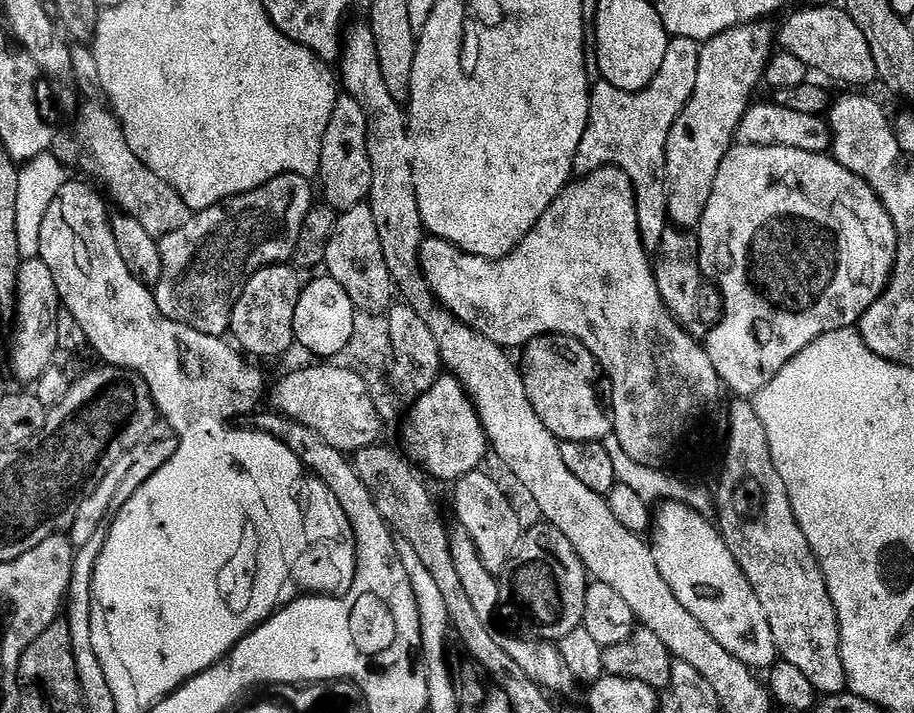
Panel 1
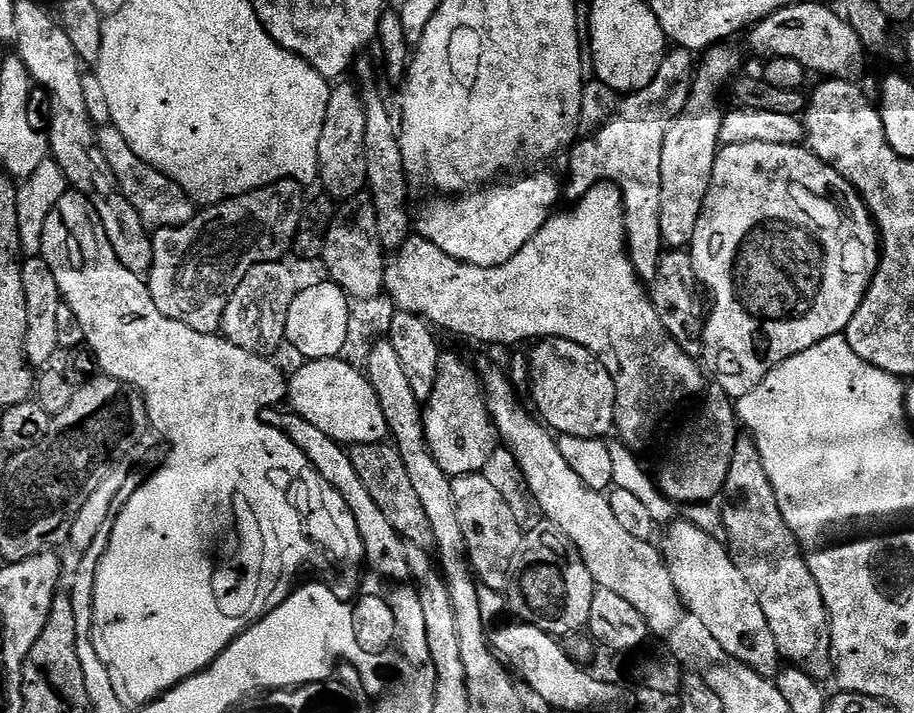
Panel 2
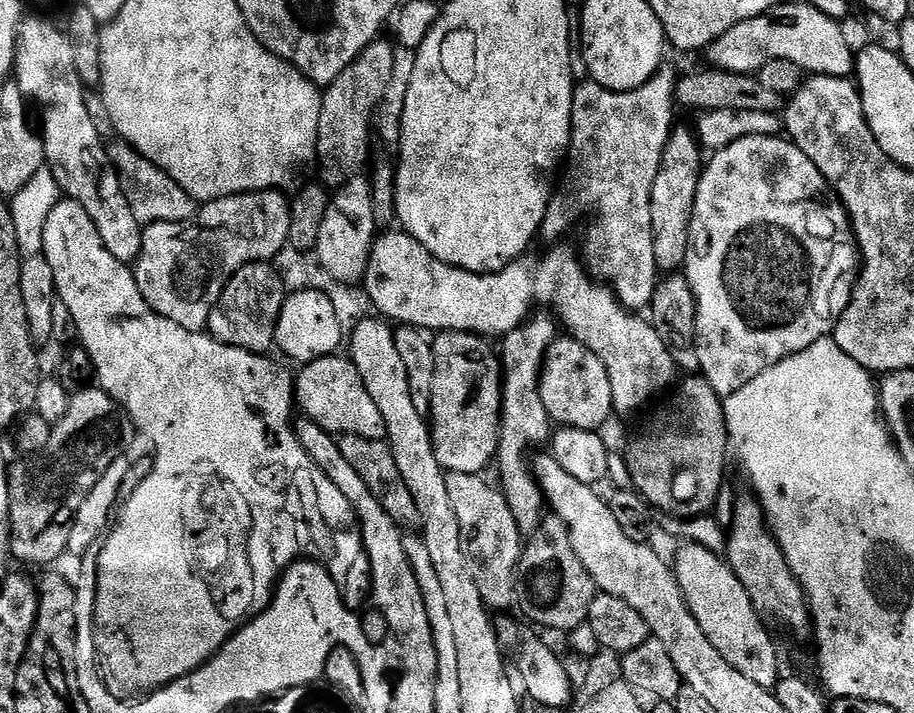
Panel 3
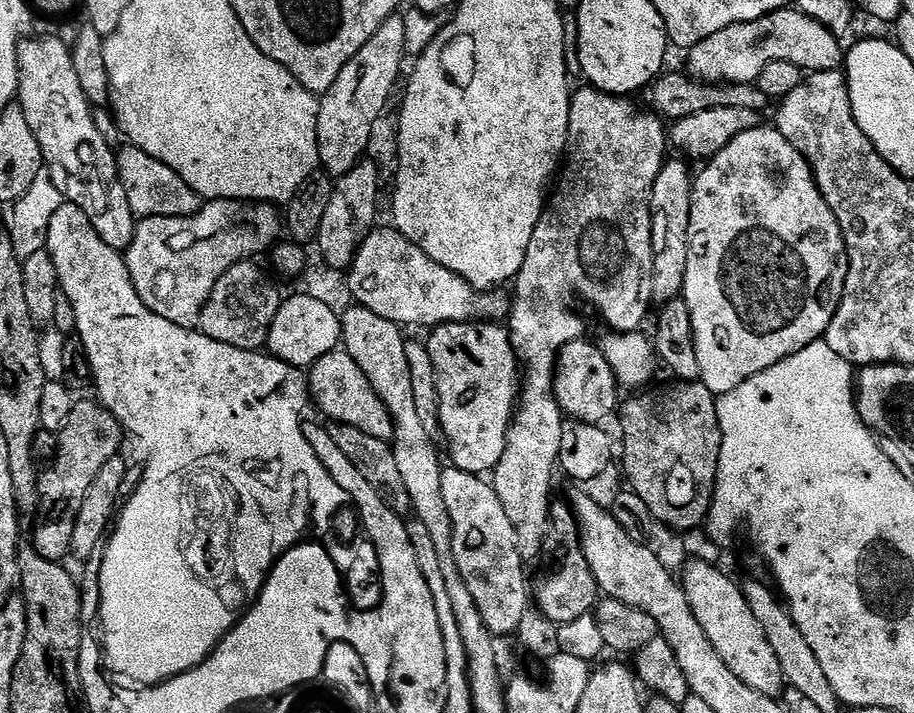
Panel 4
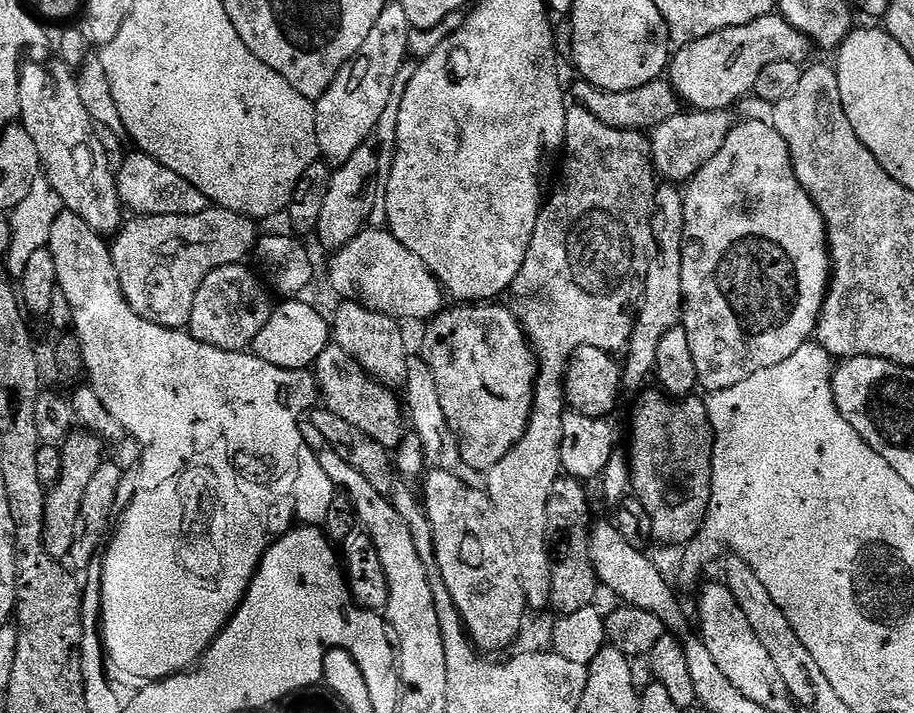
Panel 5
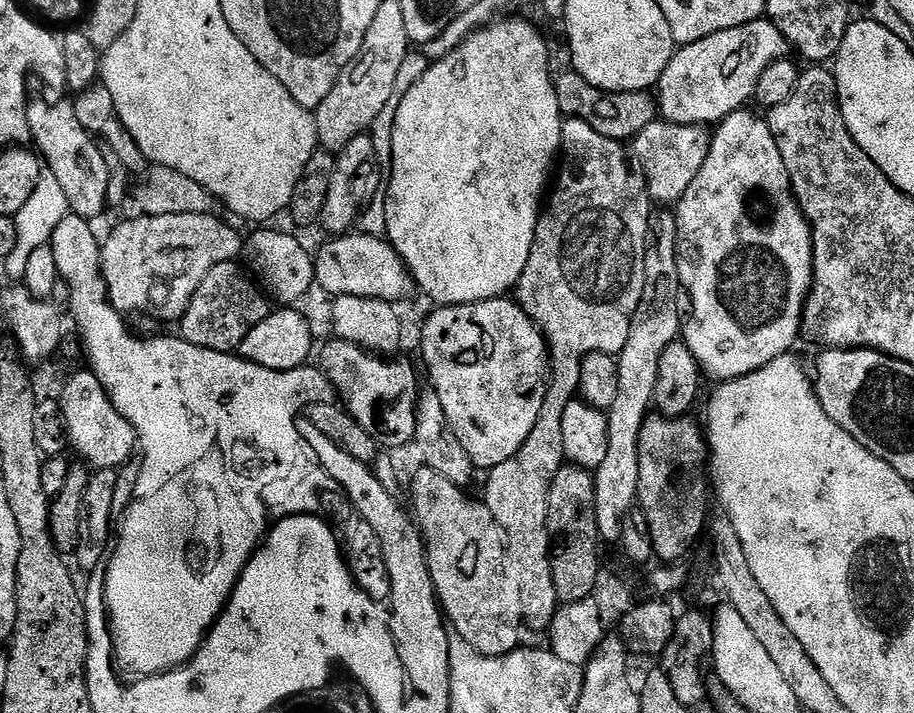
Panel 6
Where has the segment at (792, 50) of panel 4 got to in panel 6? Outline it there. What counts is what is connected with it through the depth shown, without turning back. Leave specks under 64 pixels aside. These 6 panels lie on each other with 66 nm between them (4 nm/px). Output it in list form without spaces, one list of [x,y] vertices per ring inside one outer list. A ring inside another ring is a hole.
[[[768,18],[744,24],[741,28],[722,30],[718,34],[710,34],[710,38],[702,38],[693,44],[677,47],[676,51],[672,53],[671,62],[660,76],[659,115],[670,124],[715,126],[730,114],[741,111],[747,105],[744,103],[755,97],[758,78],[762,78],[762,70],[766,70],[766,66],[770,66],[770,62],[785,59],[789,55],[788,52],[790,52],[790,45],[787,38]]]

